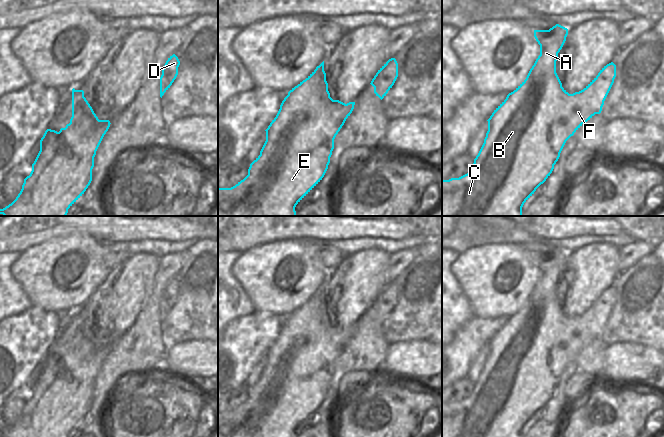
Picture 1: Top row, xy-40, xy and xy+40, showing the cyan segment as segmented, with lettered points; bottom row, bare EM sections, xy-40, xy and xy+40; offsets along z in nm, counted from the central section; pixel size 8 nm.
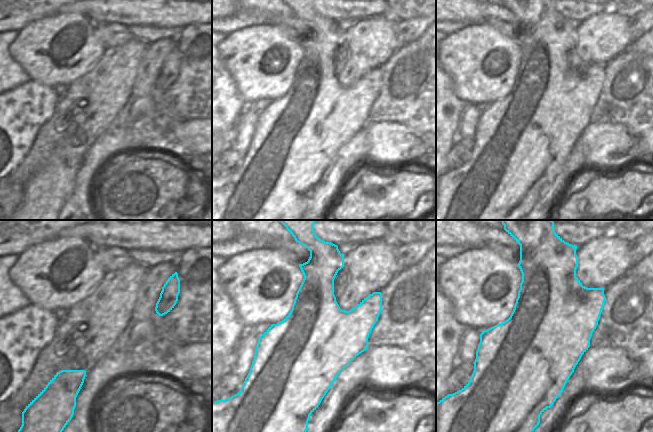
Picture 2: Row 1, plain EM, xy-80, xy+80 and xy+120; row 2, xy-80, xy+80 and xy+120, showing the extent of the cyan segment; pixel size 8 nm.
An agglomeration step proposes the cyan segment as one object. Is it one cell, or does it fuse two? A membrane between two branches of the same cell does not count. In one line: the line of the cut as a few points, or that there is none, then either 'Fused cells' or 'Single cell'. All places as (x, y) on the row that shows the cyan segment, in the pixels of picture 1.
No split. Single cell

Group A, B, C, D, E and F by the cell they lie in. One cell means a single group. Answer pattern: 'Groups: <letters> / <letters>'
Groups: A B C D E F

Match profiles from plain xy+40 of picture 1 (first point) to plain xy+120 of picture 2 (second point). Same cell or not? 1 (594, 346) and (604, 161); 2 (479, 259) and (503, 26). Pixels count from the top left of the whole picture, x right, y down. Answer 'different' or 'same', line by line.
1: different
2: different

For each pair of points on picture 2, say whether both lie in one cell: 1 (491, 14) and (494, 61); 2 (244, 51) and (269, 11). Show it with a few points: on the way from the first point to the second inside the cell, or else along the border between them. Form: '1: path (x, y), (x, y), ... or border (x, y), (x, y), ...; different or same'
1: border (470, 23), (488, 23), (507, 37), (512, 38); different
2: border (274, 24), (251, 25), (238, 29); different

